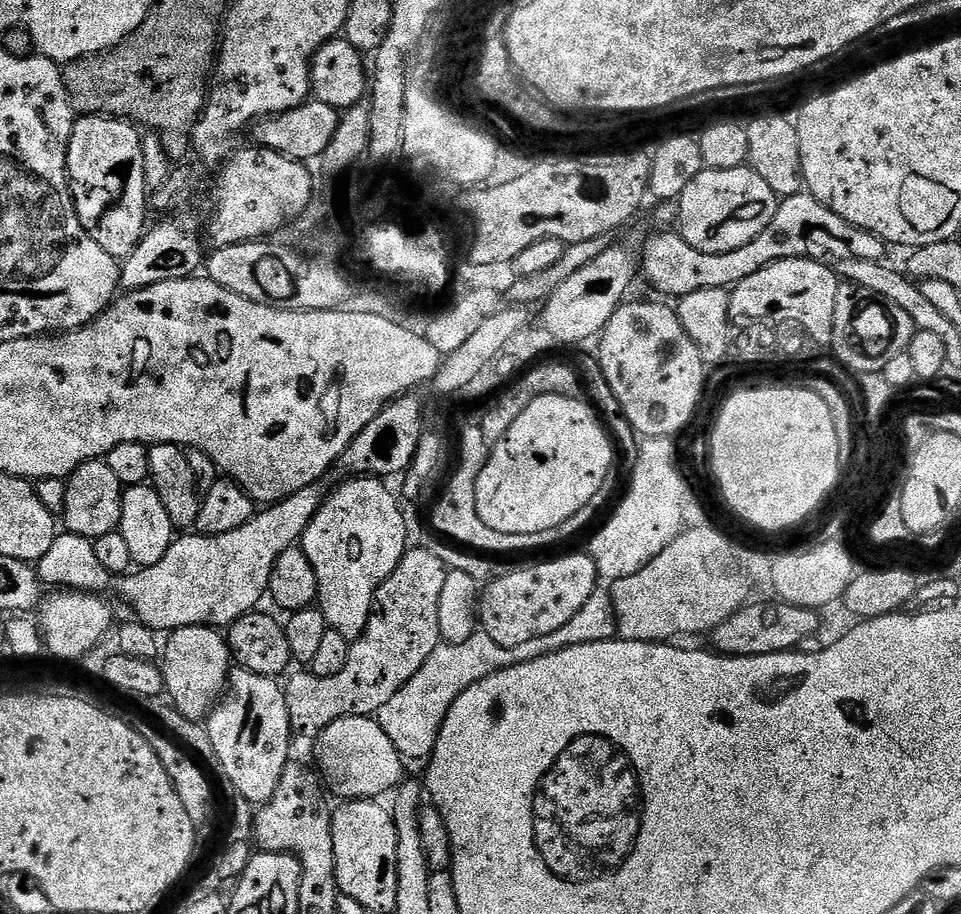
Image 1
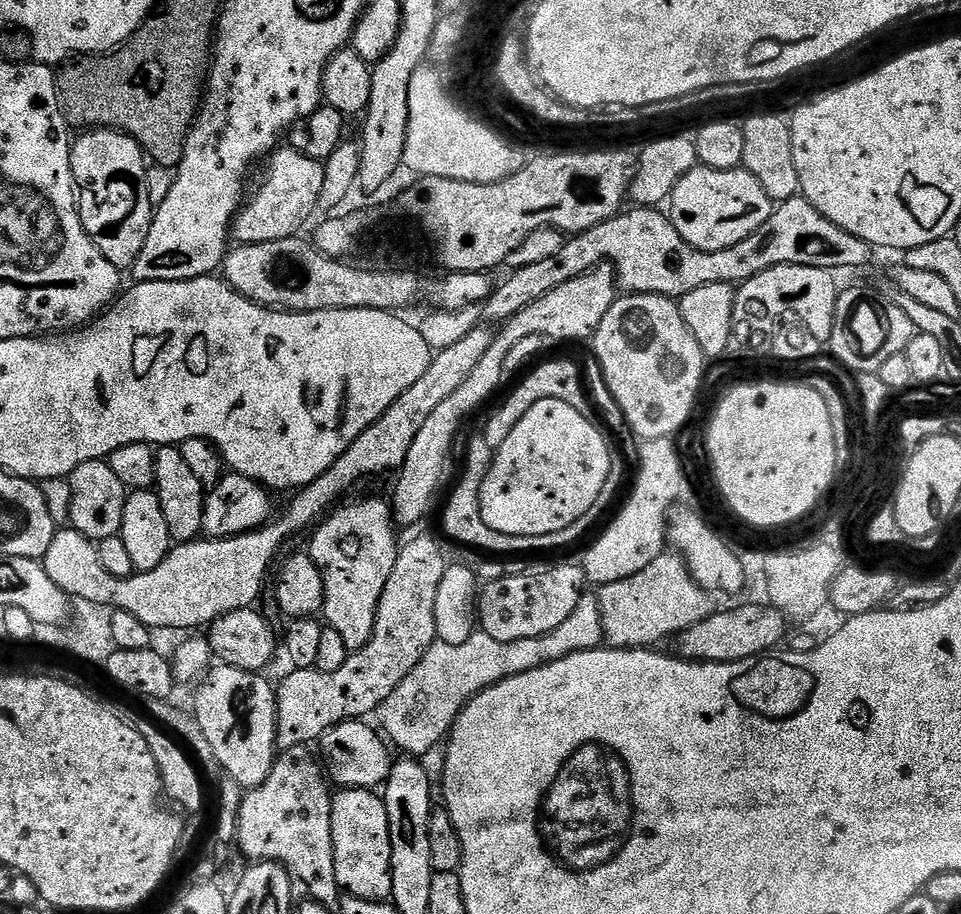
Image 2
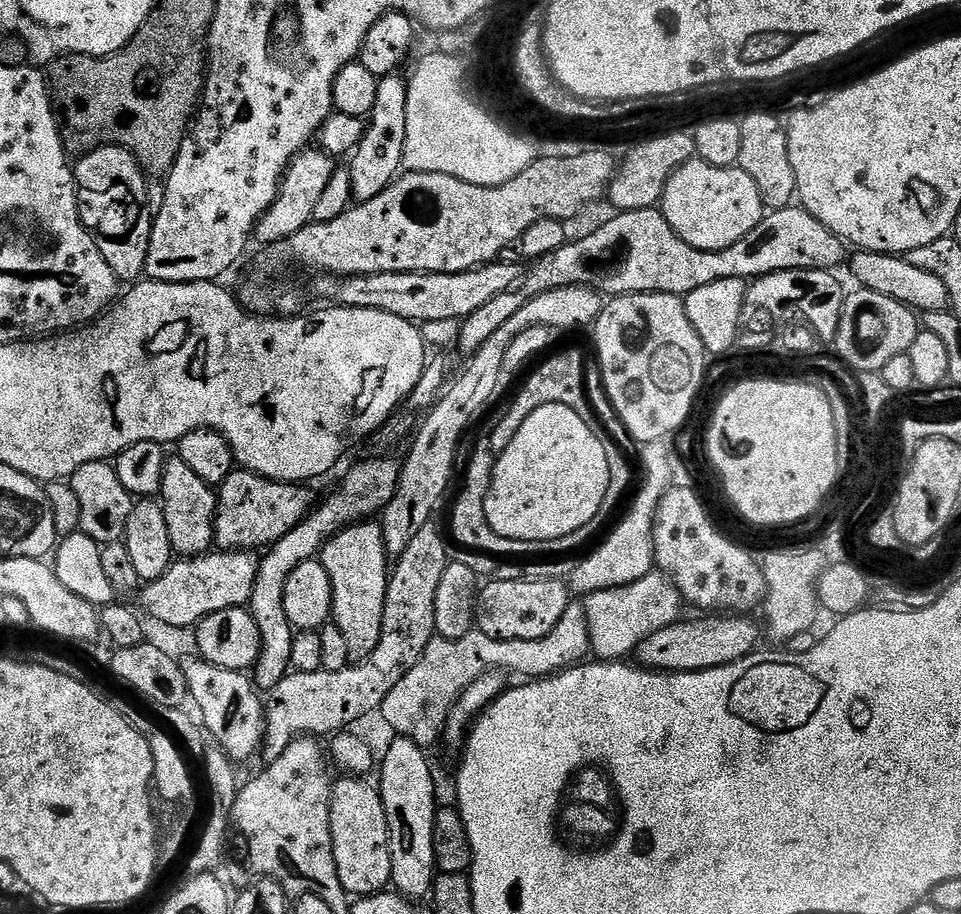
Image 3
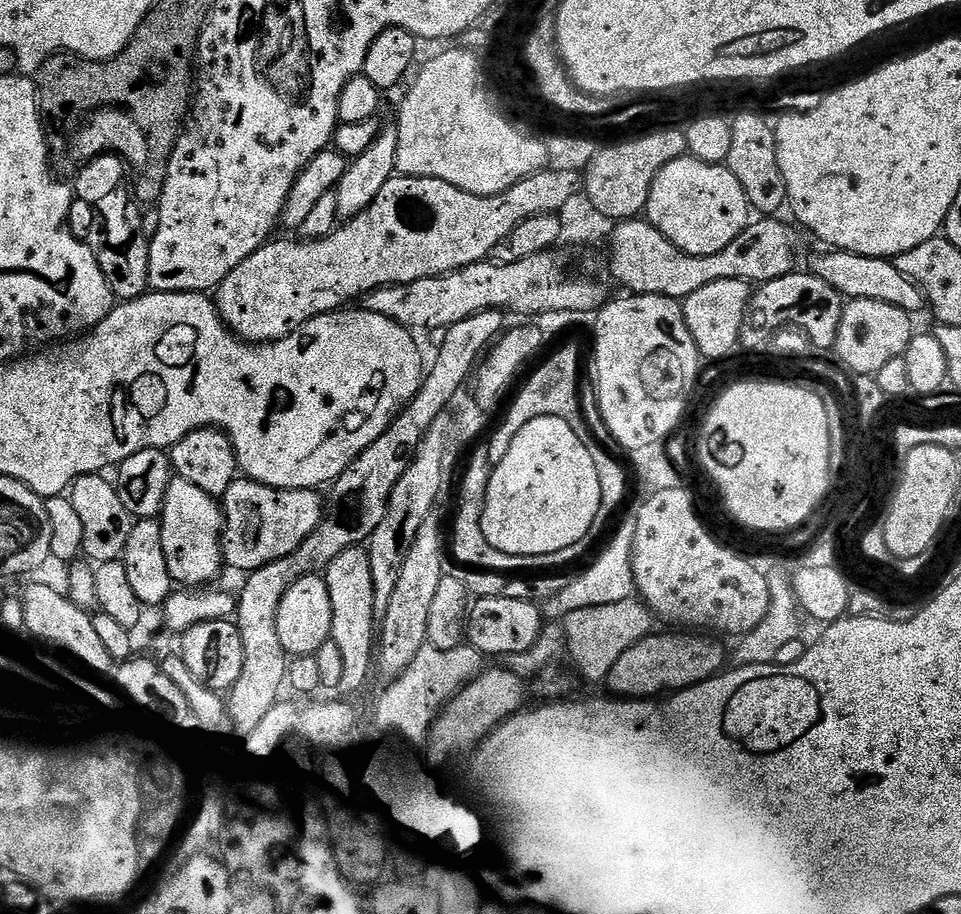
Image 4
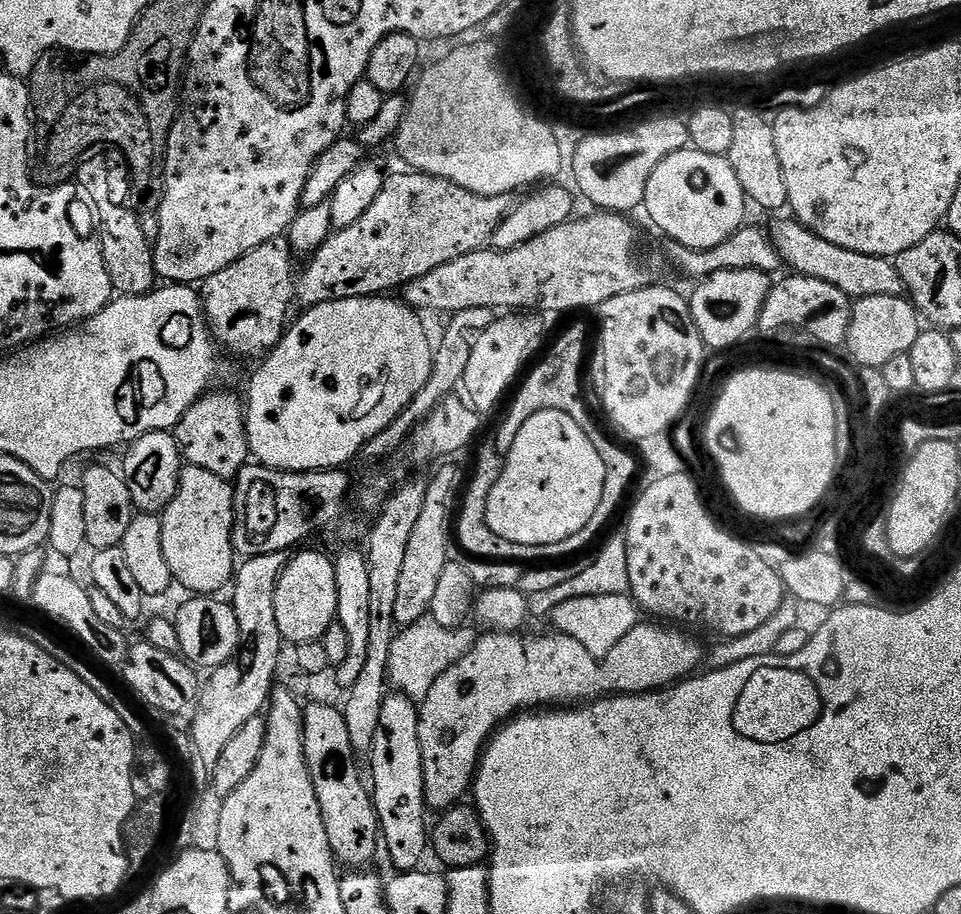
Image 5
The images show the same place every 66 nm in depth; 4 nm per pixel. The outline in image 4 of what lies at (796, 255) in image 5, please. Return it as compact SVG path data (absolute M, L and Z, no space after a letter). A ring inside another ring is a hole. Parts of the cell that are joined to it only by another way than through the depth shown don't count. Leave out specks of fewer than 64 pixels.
M839 250L825 251L825 256L816 260L815 275L822 277L830 286L834 286L840 295L848 300L860 300L870 298L876 301L890 302L898 305L909 314L917 314L926 306L926 296L912 279L902 274L892 260L866 258L865 255L853 252L841 252Z

